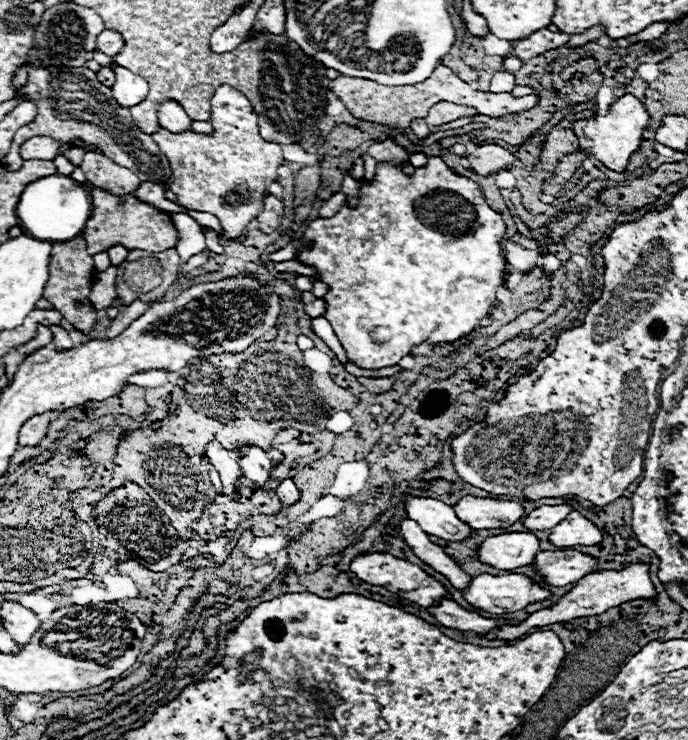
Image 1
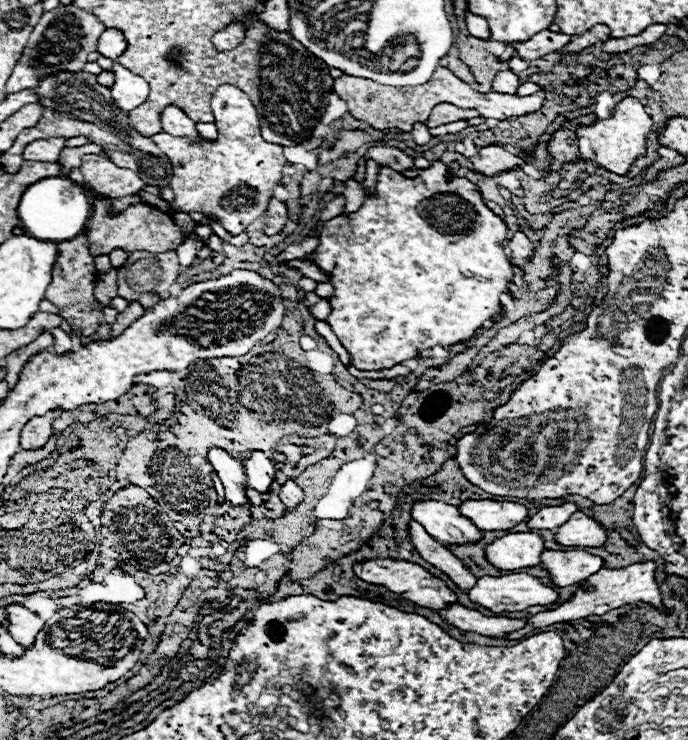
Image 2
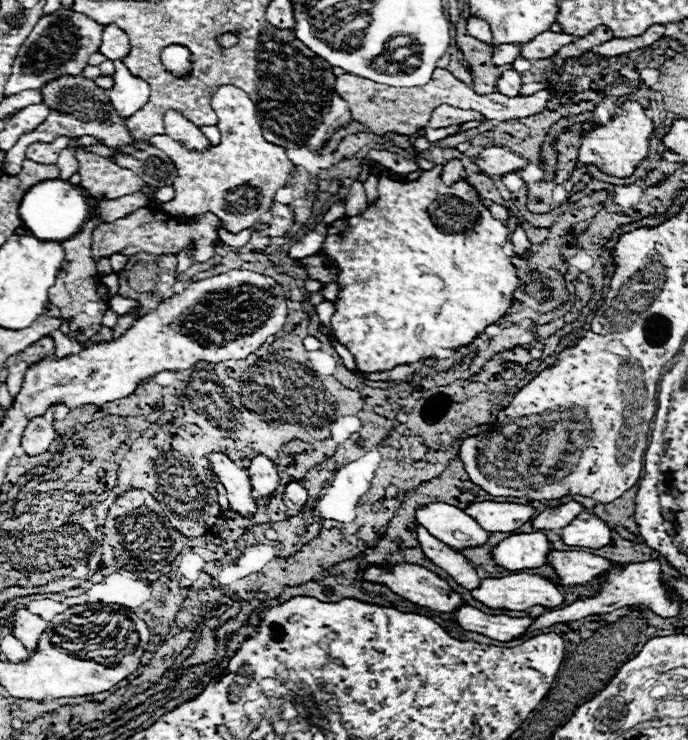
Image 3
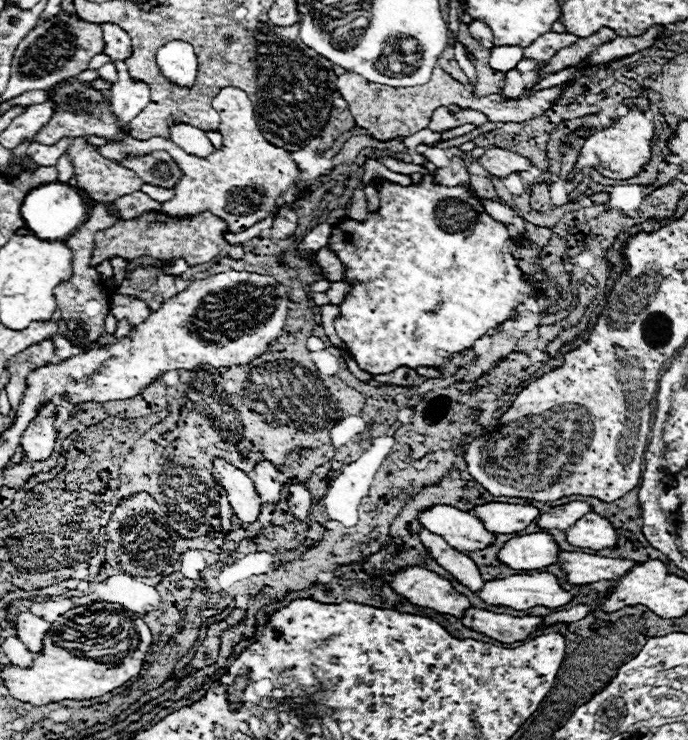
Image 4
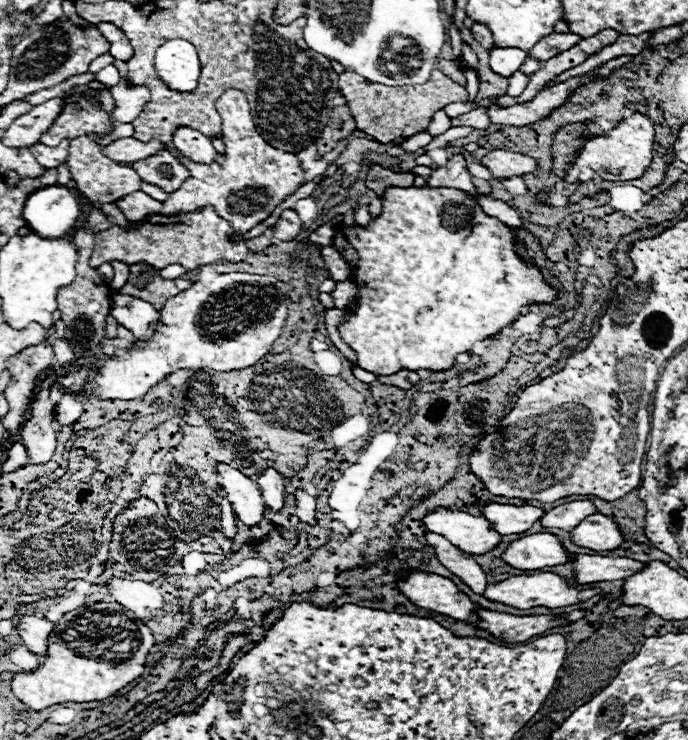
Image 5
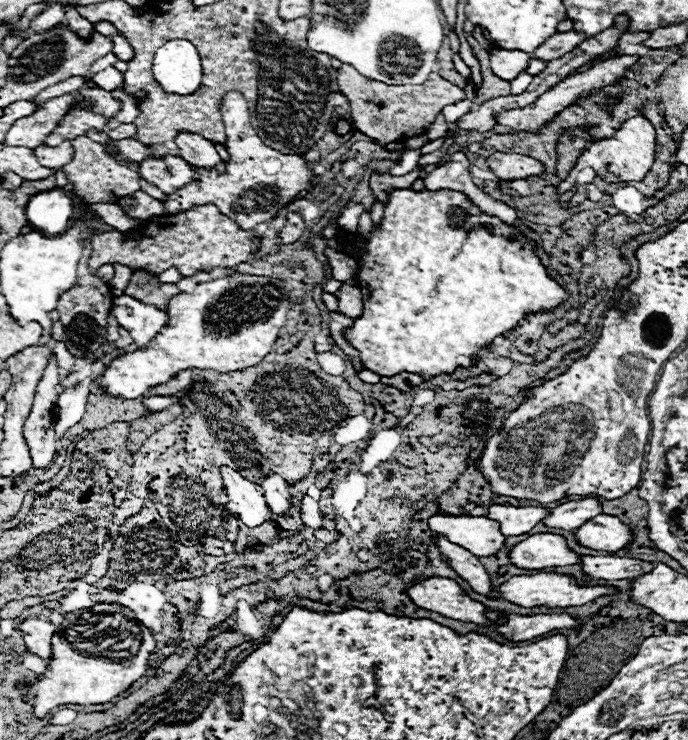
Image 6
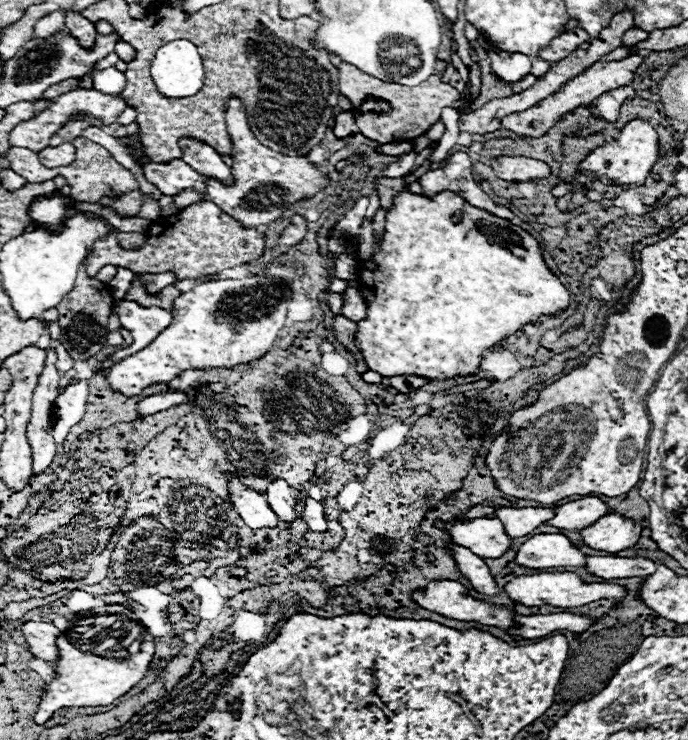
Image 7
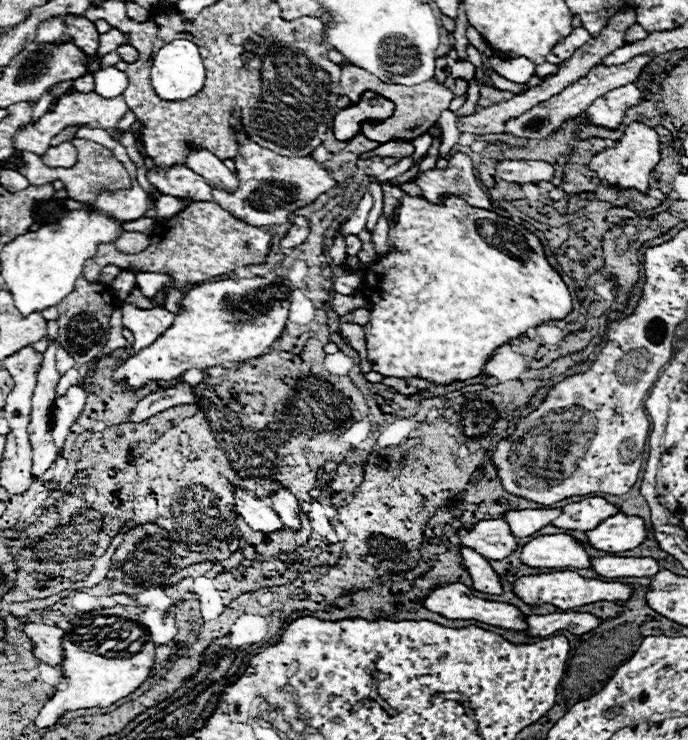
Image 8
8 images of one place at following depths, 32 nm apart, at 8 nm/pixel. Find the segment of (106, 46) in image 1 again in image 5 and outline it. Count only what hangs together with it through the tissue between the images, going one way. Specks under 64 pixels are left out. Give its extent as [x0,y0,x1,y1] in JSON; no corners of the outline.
[98,22,132,60]

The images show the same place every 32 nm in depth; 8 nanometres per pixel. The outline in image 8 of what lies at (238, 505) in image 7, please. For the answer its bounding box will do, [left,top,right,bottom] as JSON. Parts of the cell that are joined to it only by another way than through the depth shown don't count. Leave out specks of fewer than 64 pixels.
[234,490,282,532]

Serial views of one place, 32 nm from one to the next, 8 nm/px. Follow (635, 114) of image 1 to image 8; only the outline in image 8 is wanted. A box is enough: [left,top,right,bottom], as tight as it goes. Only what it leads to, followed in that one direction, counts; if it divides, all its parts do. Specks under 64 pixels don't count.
[590,122,660,192]

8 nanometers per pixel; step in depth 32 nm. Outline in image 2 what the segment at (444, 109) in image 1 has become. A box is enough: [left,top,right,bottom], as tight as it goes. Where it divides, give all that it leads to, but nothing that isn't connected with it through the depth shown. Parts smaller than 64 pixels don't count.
[426,104,480,128]

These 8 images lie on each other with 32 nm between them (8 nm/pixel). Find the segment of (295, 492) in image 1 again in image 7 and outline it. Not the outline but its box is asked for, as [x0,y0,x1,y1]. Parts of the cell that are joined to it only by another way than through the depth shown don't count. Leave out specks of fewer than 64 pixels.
[304,498,333,532]

